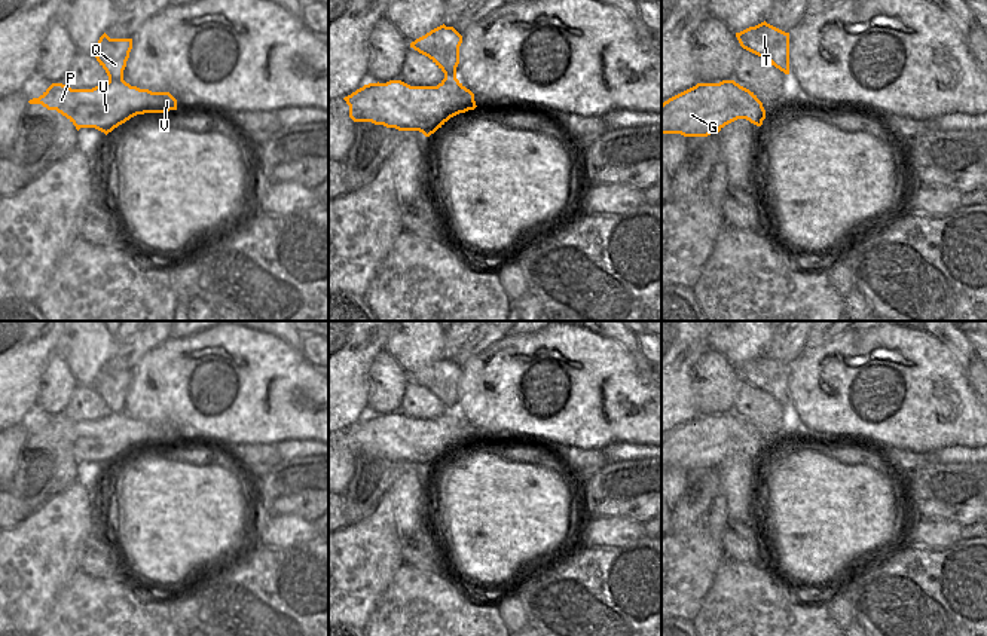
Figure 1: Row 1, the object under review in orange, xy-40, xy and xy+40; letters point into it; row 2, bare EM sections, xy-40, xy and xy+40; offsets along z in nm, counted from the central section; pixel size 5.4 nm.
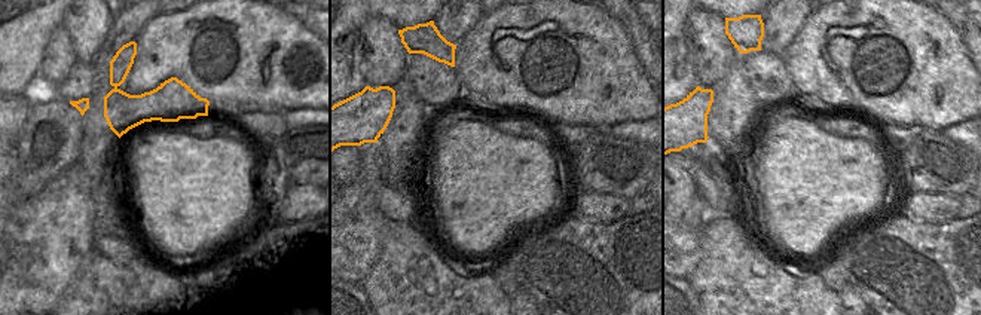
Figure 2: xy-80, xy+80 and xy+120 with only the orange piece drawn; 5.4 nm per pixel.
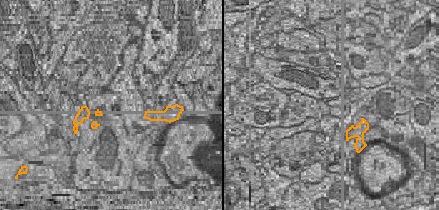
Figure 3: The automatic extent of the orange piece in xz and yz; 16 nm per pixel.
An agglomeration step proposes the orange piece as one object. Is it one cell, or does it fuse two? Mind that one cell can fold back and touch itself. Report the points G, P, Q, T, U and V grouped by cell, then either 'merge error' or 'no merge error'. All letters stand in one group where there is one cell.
G P U V / Q T | merge error

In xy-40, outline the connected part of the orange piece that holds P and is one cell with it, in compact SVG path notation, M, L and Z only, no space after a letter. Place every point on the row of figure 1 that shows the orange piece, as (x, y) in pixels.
M109 80L92 89L71 89L62 83L52 83L39 98L28 103L56 110L77 131L95 128L106 135L137 114L177 110L177 100L169 92L140 89L125 80Z

